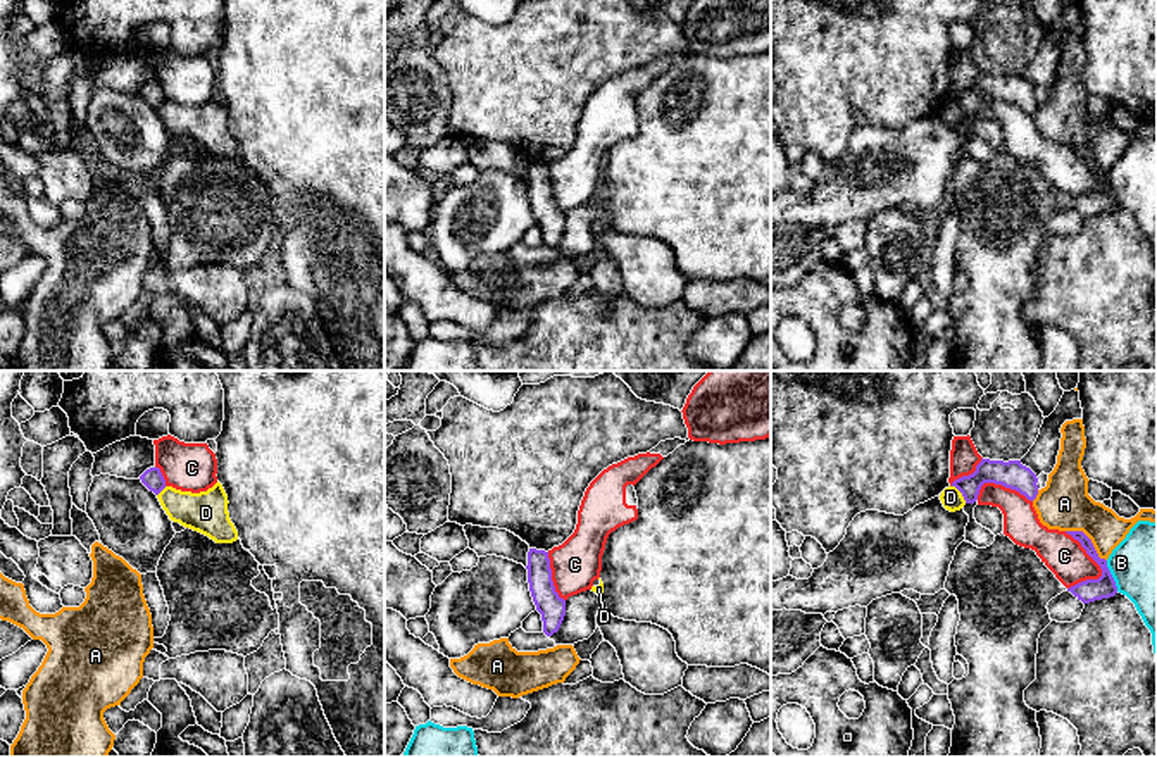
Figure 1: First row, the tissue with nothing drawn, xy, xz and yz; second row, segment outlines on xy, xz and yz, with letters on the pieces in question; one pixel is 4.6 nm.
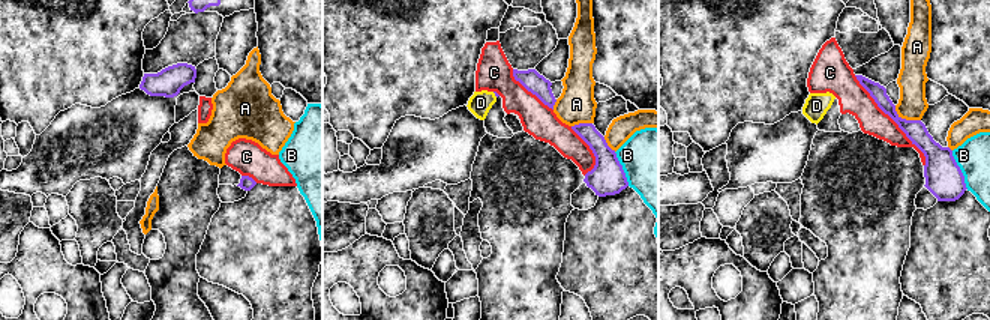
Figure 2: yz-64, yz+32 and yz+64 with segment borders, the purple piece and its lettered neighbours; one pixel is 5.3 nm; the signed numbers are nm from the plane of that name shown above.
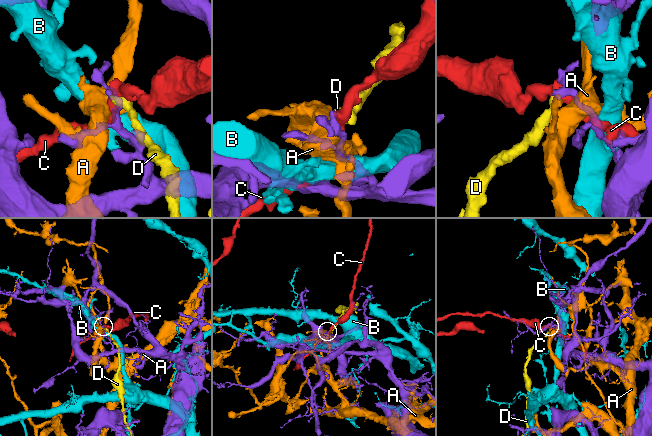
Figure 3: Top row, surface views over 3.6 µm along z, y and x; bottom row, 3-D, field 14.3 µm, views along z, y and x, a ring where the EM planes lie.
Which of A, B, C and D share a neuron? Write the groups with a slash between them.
A / B / C / D

